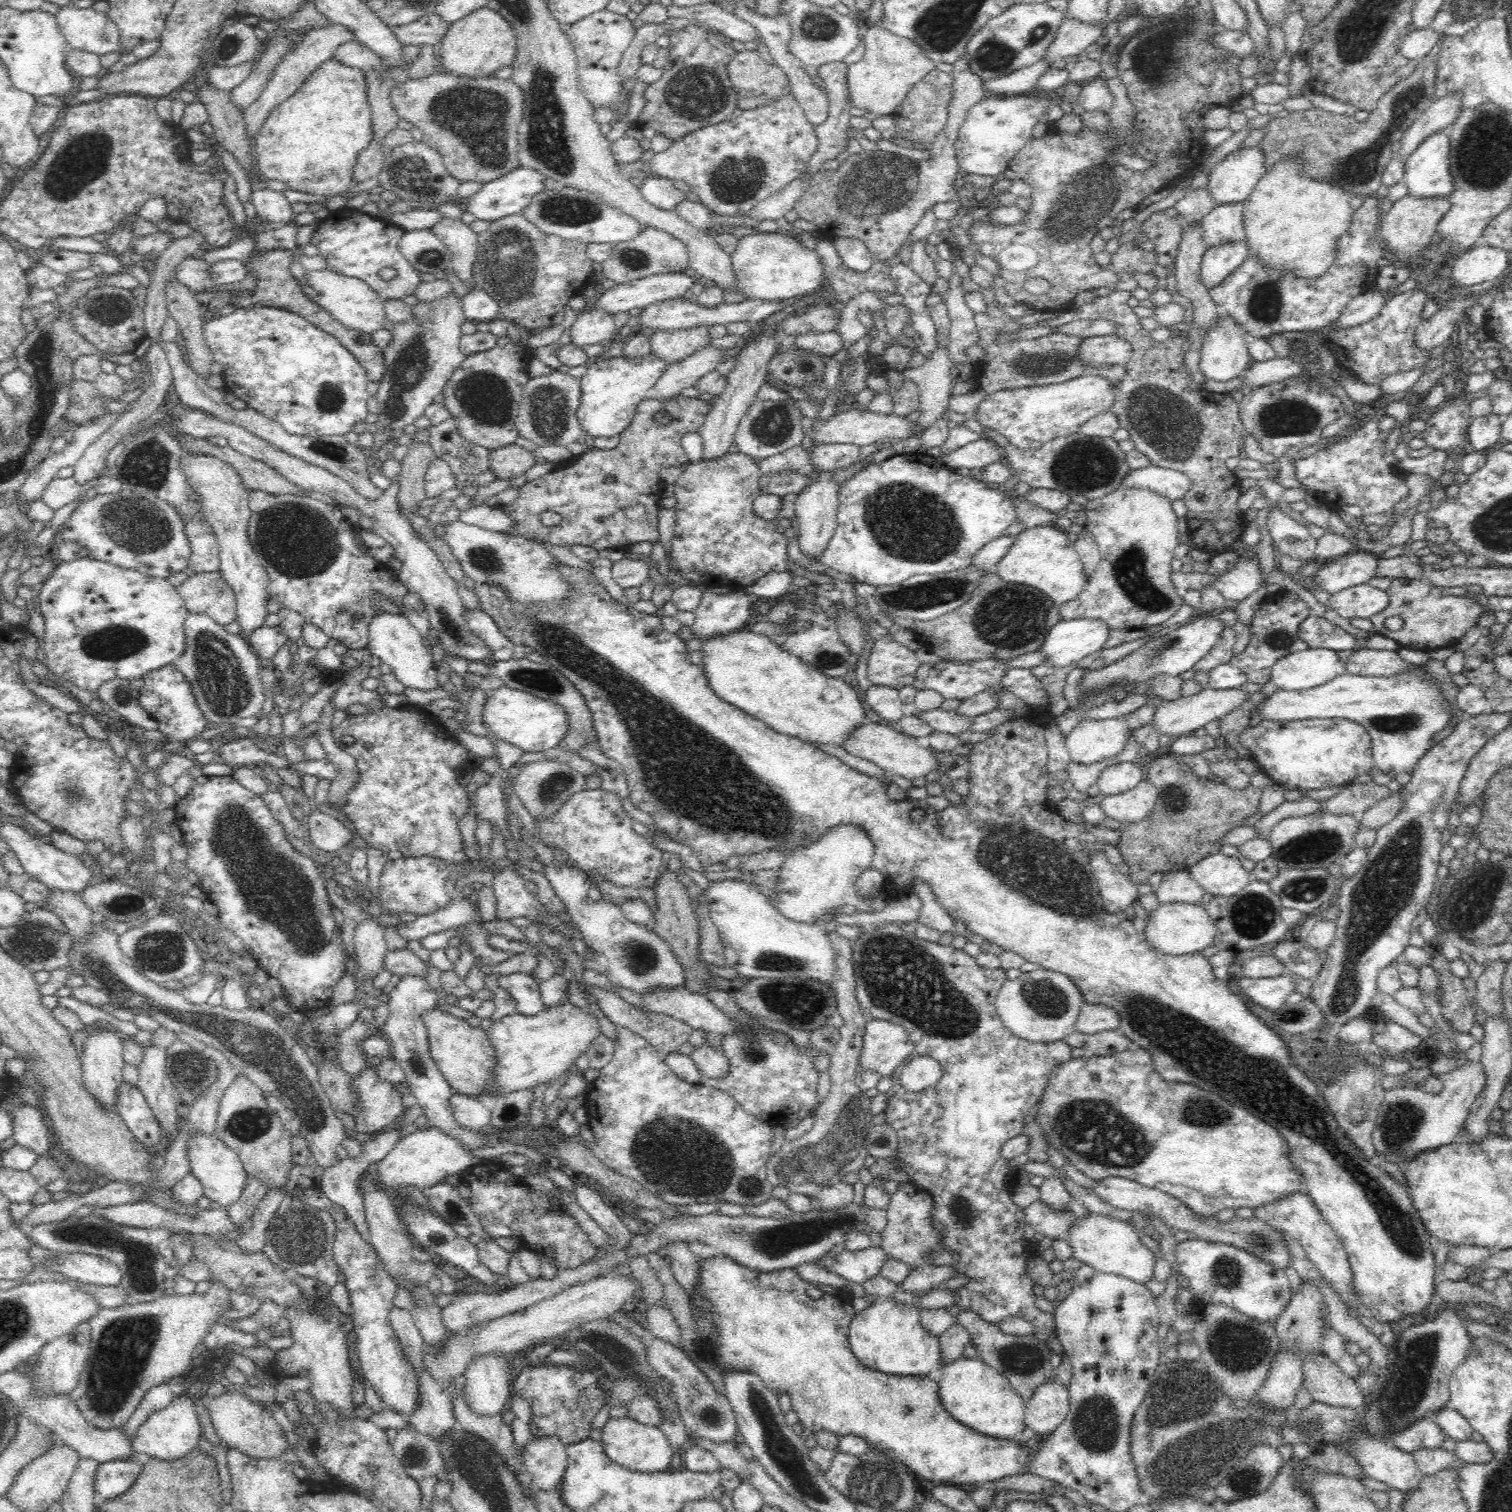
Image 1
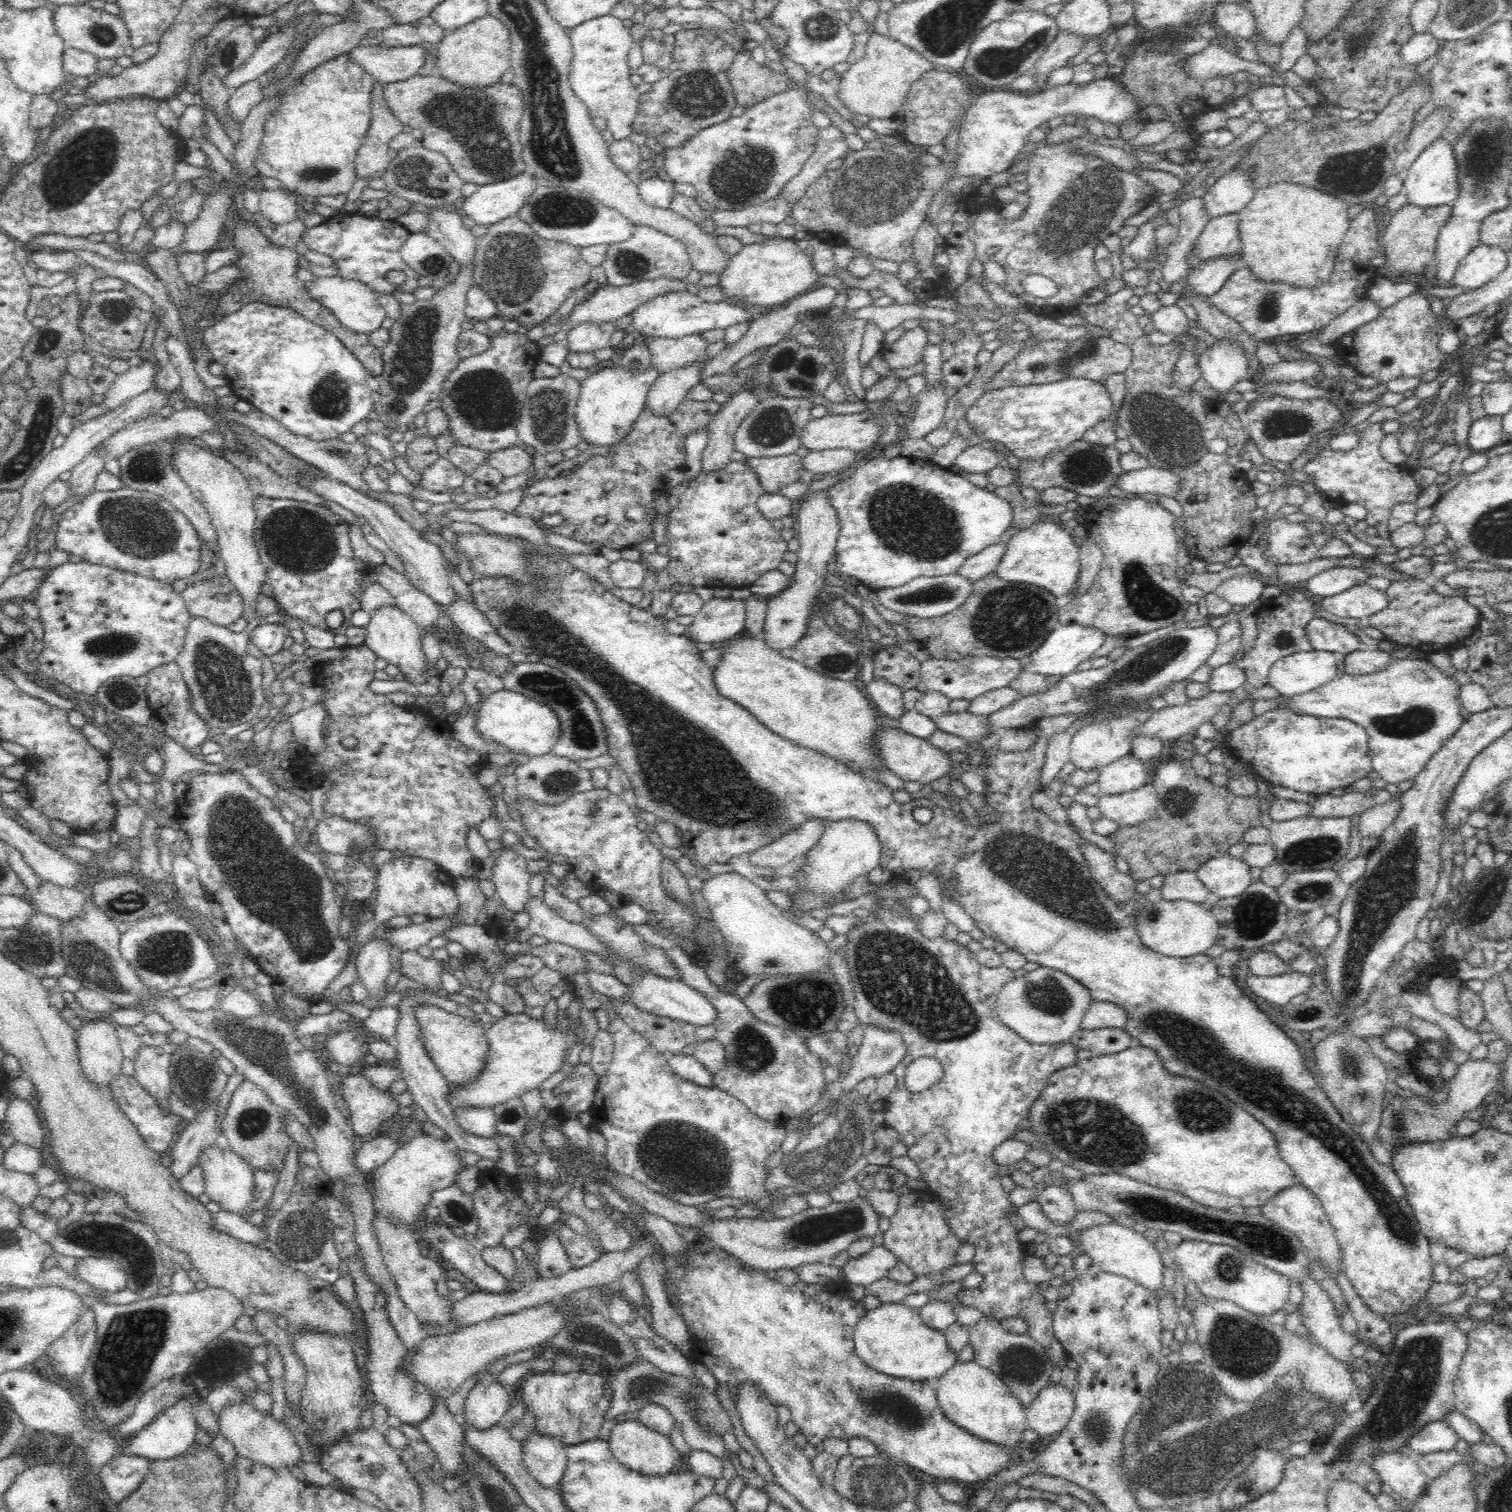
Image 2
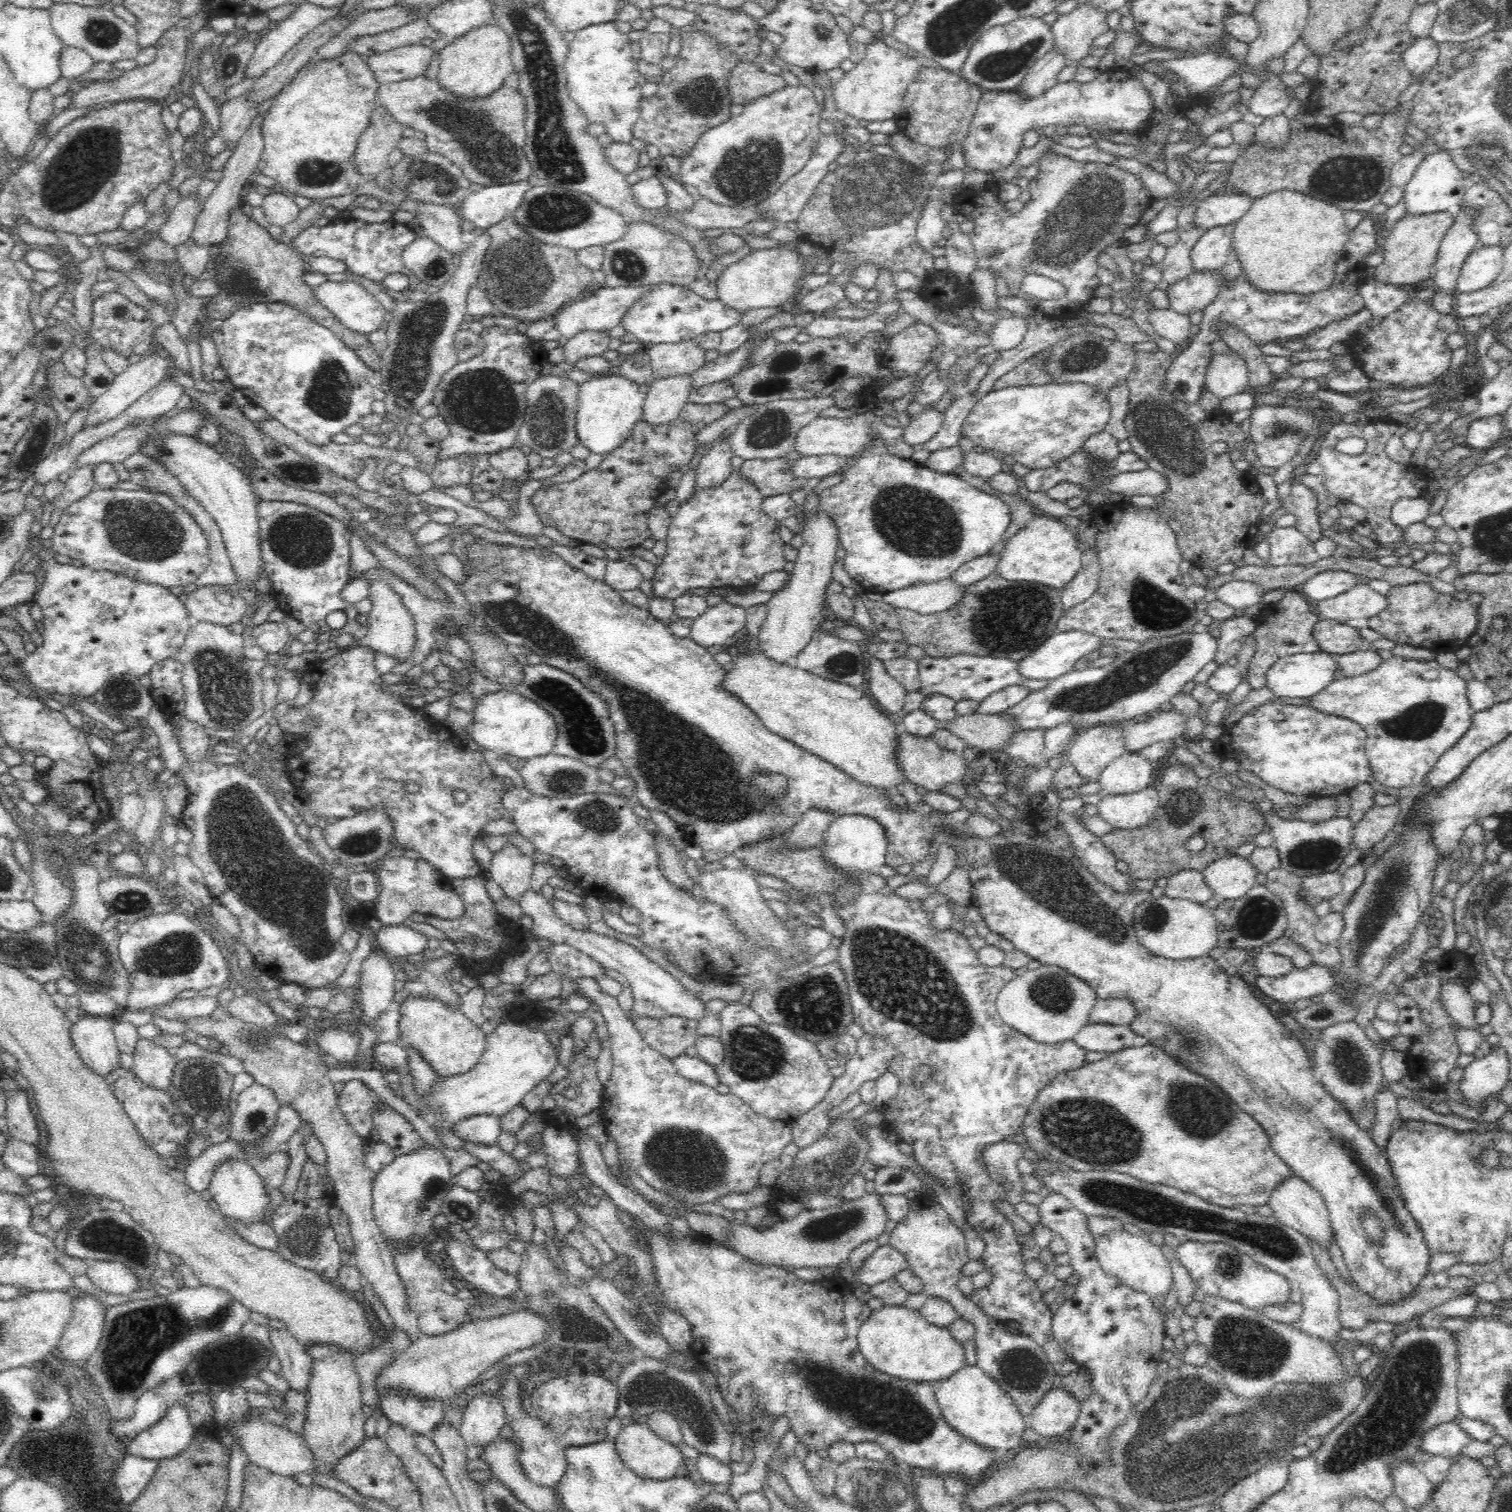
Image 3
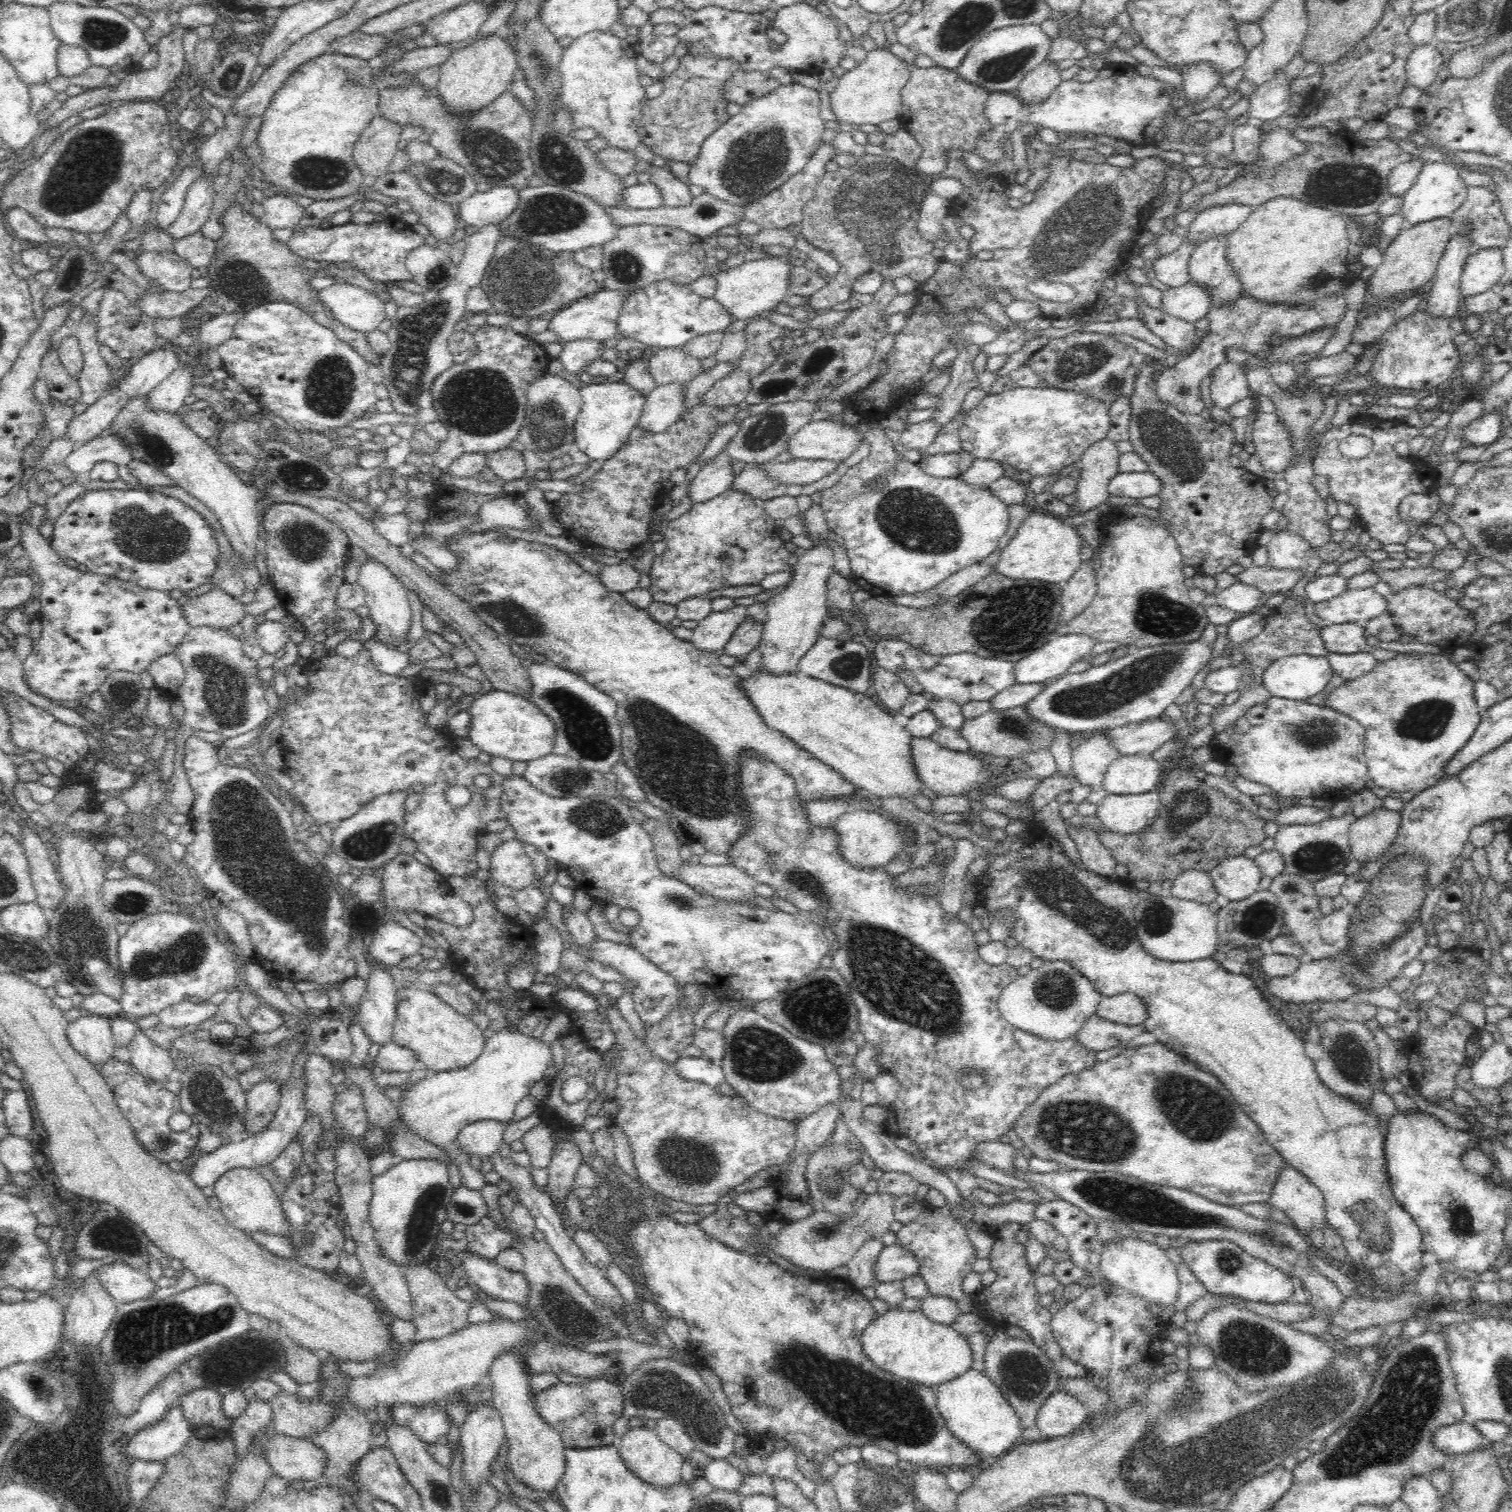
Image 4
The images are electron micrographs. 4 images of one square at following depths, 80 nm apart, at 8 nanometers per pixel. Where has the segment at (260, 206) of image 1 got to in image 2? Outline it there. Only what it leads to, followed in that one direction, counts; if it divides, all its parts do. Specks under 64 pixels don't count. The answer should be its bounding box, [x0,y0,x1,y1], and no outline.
[259,187,298,225]

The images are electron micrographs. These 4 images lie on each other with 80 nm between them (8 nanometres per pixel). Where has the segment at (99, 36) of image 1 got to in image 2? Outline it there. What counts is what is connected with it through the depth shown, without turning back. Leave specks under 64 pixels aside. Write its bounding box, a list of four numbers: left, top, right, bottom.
[53,5,135,60]

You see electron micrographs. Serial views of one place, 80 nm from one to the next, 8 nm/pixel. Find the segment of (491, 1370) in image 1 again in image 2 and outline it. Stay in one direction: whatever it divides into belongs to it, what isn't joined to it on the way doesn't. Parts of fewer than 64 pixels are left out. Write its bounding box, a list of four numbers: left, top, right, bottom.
[462,1375,512,1433]

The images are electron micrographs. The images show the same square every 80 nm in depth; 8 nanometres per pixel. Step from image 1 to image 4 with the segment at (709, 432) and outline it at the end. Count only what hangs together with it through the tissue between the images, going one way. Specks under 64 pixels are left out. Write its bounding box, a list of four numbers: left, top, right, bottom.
[689,452,736,505]

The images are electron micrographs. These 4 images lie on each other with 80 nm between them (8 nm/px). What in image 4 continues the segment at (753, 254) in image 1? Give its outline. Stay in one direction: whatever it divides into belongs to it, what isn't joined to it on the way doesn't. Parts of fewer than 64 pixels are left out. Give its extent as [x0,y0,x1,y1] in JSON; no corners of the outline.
[713,256,792,320]

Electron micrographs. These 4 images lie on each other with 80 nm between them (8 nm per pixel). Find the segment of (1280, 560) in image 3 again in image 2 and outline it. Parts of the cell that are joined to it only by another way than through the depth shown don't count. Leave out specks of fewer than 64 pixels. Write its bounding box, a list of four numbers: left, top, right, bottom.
[1267,518,1318,565]

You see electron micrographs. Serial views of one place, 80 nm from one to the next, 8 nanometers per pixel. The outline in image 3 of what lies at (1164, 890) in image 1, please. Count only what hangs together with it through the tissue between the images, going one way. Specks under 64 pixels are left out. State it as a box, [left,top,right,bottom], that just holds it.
[1165,870,1213,904]

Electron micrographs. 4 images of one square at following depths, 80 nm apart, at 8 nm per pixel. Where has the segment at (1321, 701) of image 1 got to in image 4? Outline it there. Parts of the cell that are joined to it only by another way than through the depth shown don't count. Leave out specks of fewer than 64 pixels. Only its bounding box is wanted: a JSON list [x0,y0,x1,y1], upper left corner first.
[1325,652,1482,796]

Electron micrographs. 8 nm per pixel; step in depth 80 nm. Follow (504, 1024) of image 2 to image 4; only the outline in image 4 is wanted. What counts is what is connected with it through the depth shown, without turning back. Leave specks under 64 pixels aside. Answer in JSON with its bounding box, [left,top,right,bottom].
[395,1028,552,1190]

